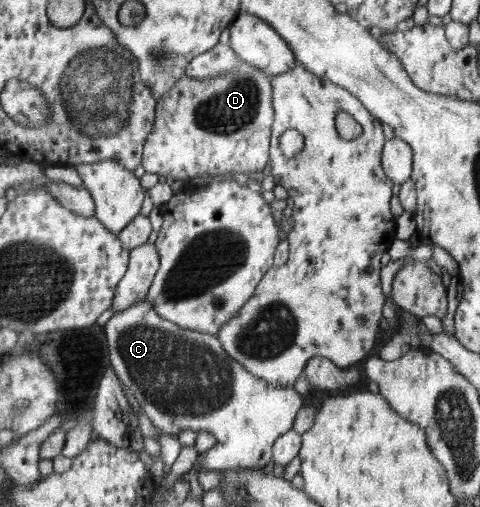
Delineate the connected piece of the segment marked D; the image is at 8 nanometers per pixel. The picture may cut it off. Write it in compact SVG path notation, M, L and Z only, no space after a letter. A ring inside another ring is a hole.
M242 62L241 66L237 66L235 70L231 70L231 72L226 73L226 75L216 75L203 79L194 79L188 74L182 76L182 80L178 81L178 84L174 85L172 90L162 96L158 101L157 124L154 125L153 132L149 134L144 146L144 160L142 160L142 166L145 172L151 172L158 176L173 176L174 180L183 181L186 178L198 178L198 176L213 176L216 179L221 179L223 177L230 177L236 172L247 175L250 172L262 173L262 170L264 170L266 164L268 164L268 150L272 150L272 148L270 148L270 126L272 126L272 118L276 118L276 112L272 112L272 87L264 71L245 62Z

